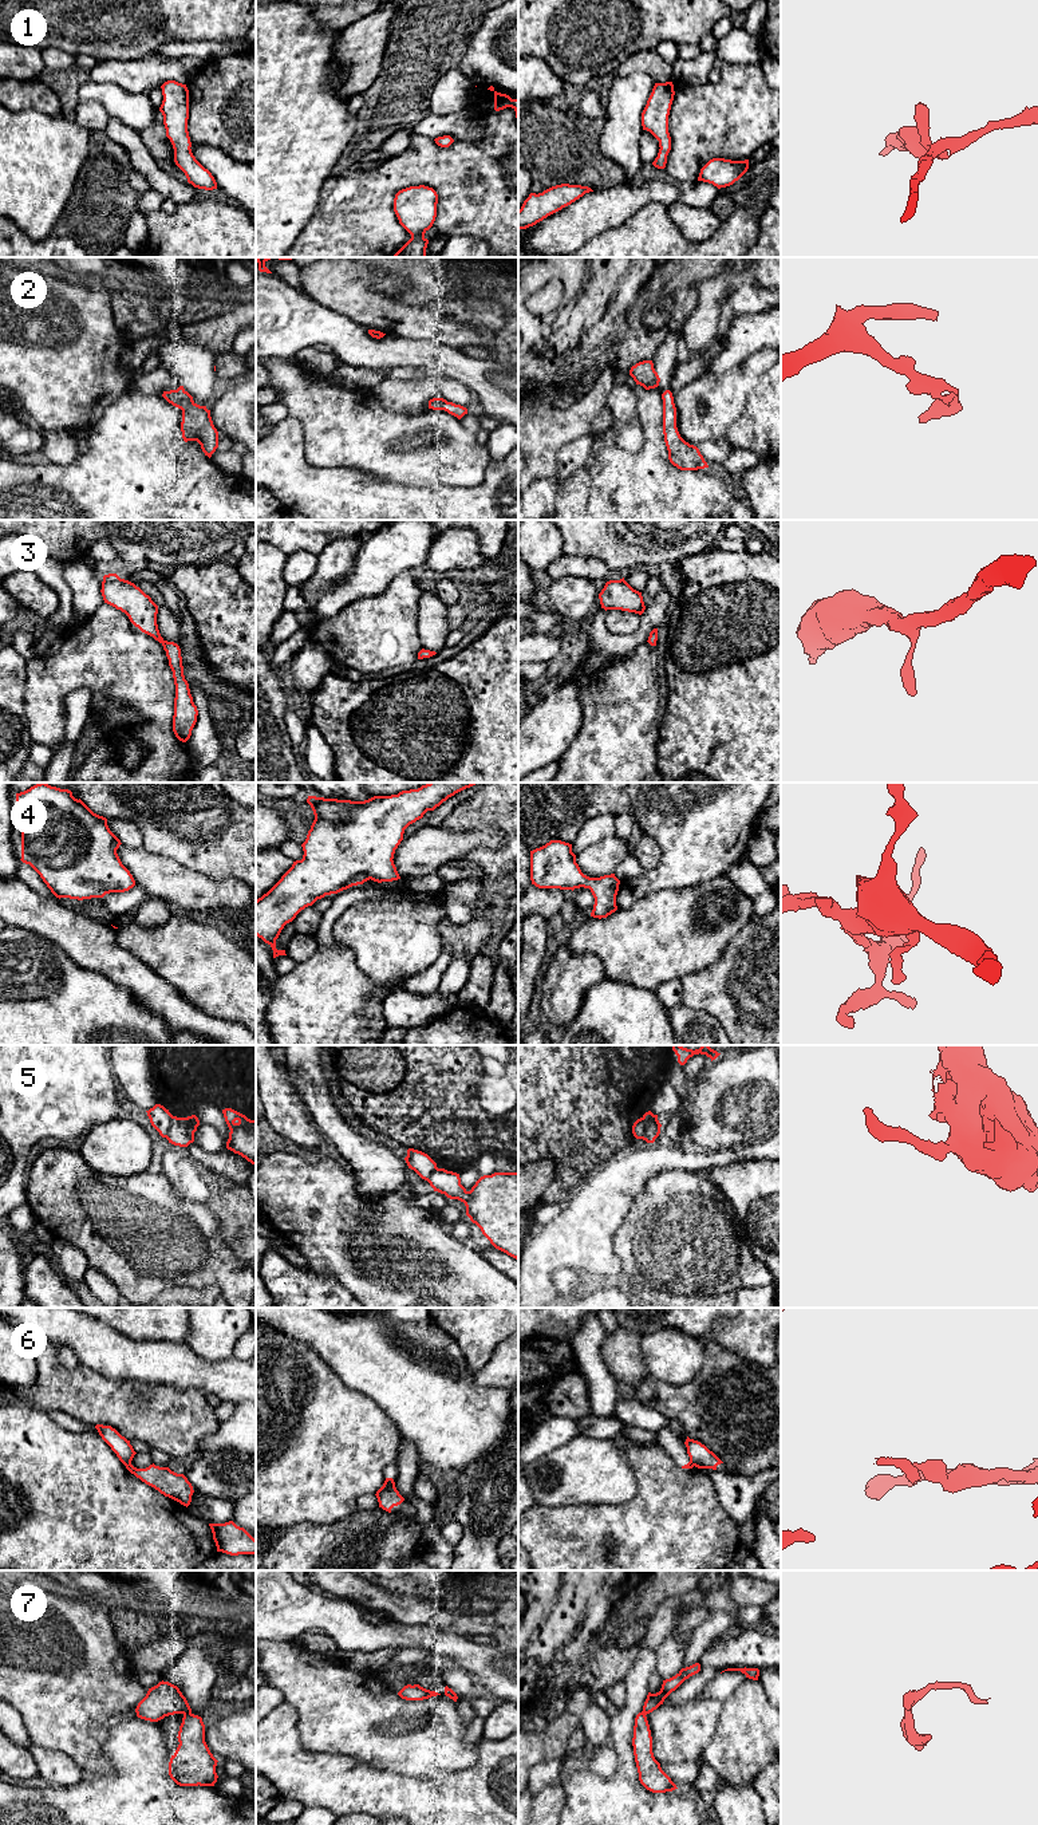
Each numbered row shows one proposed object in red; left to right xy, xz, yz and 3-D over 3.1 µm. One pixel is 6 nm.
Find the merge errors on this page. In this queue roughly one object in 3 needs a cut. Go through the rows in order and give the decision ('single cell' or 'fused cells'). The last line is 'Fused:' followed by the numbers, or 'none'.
1: single cell
2: single cell
3: single cell
4: single cell
5: fused cells
6: fused cells
7: fused cells
Fused: 5, 6, 7

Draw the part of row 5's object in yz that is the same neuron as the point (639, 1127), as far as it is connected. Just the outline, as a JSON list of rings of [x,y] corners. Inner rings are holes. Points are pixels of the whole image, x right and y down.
[[[651,1111],[646,1112],[640,1119],[638,1119],[632,1126],[632,1134],[636,1139],[643,1139],[647,1127],[652,1119],[654,1113]]]

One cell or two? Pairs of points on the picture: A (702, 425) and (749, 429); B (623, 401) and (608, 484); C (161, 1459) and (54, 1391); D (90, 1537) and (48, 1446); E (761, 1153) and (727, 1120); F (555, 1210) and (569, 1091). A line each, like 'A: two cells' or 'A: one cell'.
A: two cells
B: two cells
C: two cells
D: one cell
E: two cells
F: two cells

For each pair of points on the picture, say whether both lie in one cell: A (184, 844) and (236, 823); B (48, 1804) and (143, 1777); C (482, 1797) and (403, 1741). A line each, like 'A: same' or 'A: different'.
A: same
B: same
C: different

